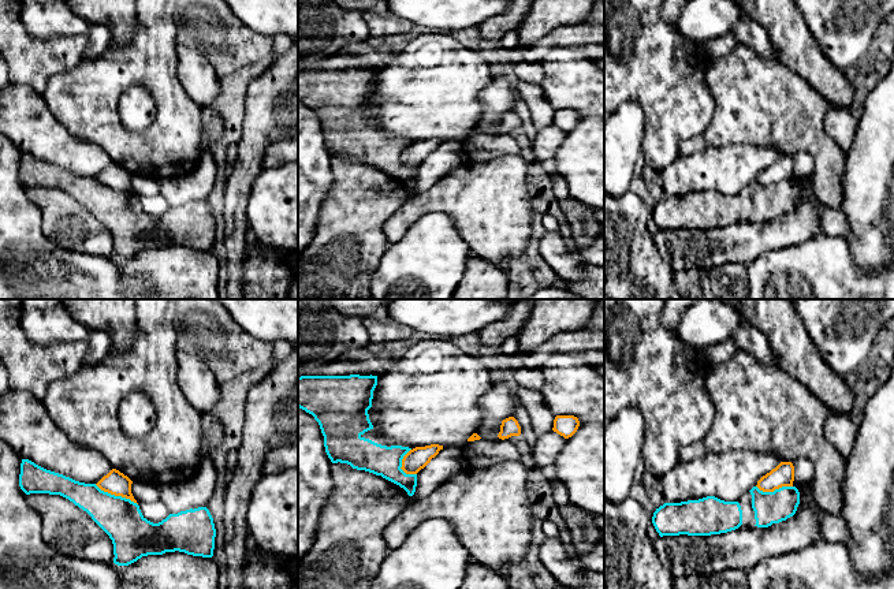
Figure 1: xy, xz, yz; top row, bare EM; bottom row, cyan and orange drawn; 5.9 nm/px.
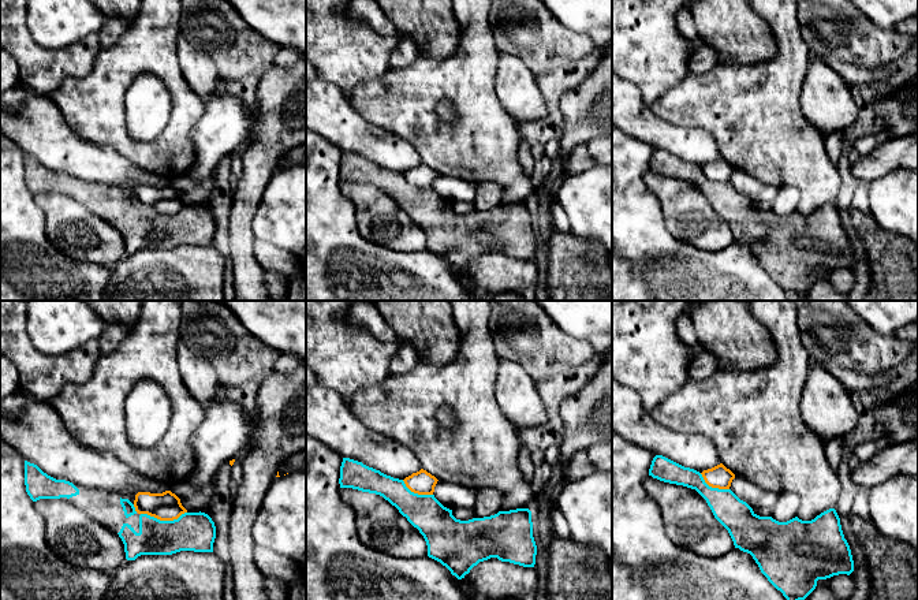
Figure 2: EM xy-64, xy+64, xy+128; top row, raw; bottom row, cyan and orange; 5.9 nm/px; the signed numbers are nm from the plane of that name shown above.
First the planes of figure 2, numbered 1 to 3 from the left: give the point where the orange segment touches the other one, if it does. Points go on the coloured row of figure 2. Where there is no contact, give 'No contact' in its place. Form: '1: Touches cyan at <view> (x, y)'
1: Touches cyan at xy-64 (163, 521)
2: Touches cyan at xy+64 (417, 494)
3: Touches cyan at xy+128 (713, 488)

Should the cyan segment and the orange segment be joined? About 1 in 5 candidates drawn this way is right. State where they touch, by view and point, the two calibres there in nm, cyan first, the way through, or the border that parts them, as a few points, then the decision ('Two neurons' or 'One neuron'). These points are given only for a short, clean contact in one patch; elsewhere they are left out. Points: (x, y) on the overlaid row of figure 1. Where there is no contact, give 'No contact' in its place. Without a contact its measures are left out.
Touches cyan at xy (116, 496). Thickness 240 nm (cyan) against 140 nm. Two neurons

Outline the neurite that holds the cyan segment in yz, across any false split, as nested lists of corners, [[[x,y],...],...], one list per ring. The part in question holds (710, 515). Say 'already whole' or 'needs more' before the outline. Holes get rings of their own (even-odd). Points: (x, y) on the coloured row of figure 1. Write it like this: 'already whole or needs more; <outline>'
already whole; [[[707,496],[699,500],[664,503],[653,512],[652,523],[660,537],[720,534],[742,525],[742,510],[738,502]]]

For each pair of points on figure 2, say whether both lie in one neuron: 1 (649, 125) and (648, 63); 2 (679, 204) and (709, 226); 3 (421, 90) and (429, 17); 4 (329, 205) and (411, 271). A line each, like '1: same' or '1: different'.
1: different
2: same
3: different
4: same

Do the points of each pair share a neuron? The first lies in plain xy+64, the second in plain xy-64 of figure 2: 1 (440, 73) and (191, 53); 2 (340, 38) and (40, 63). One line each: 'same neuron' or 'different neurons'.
1: different neurons
2: same neuron

